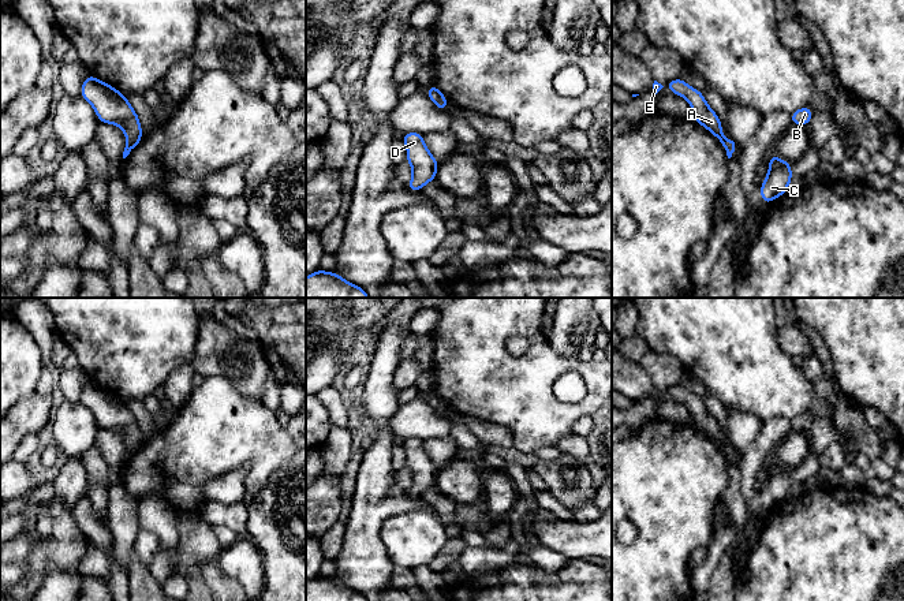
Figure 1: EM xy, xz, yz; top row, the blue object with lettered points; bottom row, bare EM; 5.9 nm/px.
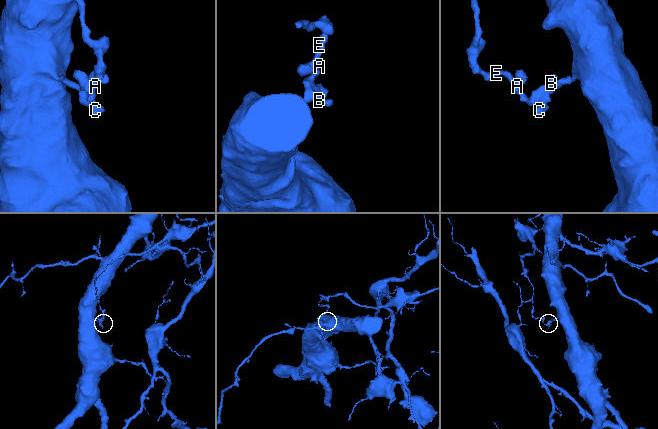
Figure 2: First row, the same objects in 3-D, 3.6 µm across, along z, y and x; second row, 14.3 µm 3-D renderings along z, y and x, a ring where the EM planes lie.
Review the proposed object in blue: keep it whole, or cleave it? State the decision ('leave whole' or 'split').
split

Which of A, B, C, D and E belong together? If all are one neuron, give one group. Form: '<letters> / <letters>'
A E / B C D

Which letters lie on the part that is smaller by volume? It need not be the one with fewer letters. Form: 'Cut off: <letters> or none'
Cut off: A, E

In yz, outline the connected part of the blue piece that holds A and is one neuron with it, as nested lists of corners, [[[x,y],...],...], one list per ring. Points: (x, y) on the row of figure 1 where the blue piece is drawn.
[[[676,78],[665,85],[672,93],[684,97],[691,108],[695,120],[707,128],[717,139],[722,137],[722,126],[717,113],[707,105],[703,93],[691,87],[683,79]]]

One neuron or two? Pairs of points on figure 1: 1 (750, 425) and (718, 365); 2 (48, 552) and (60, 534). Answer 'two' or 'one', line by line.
1: two
2: one

